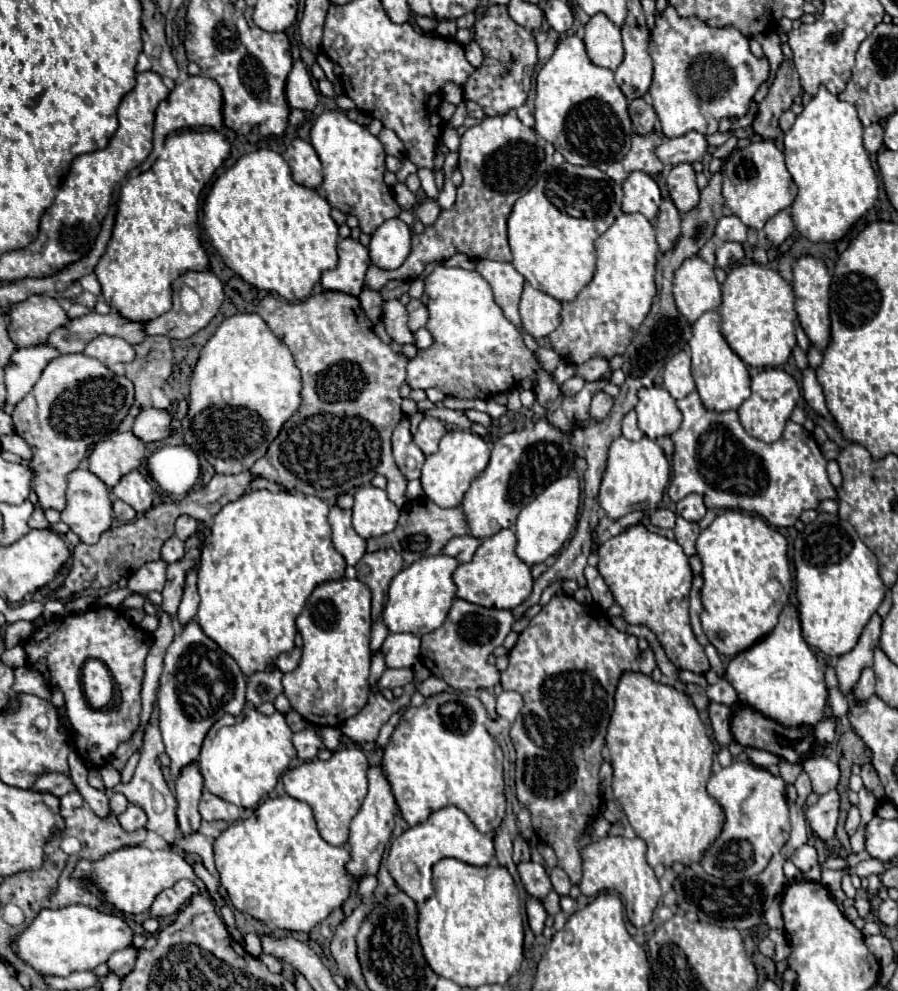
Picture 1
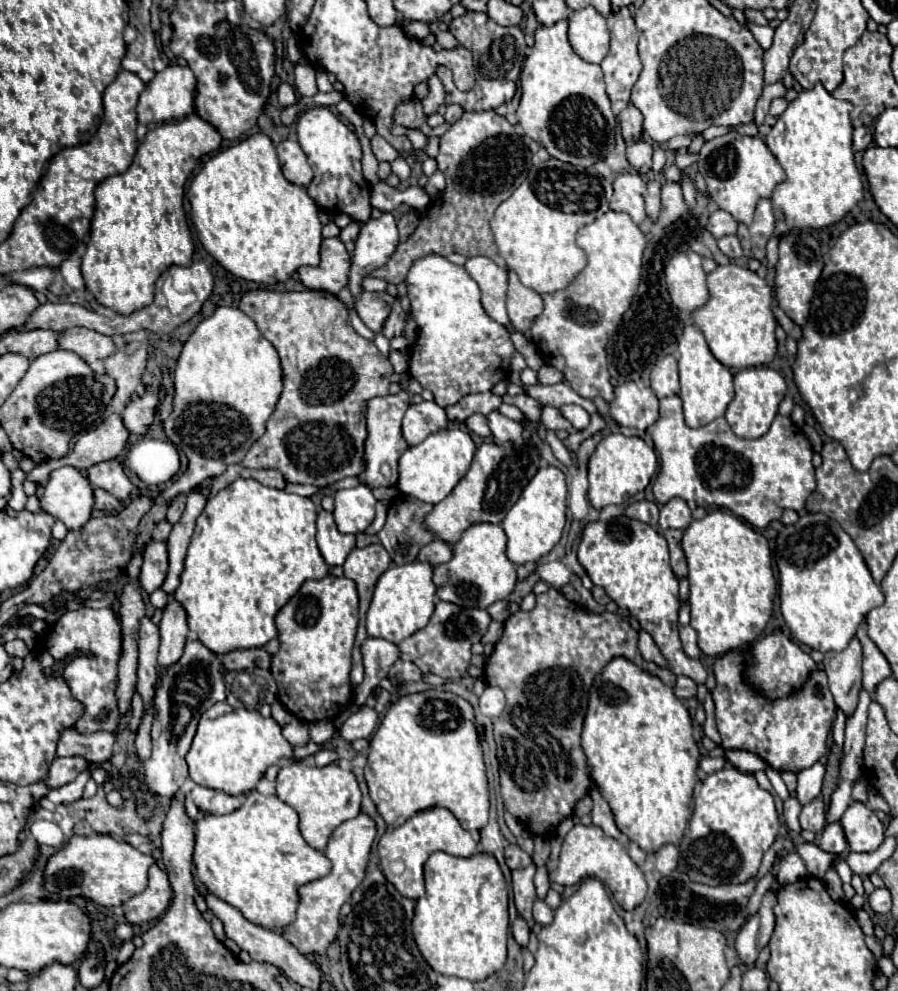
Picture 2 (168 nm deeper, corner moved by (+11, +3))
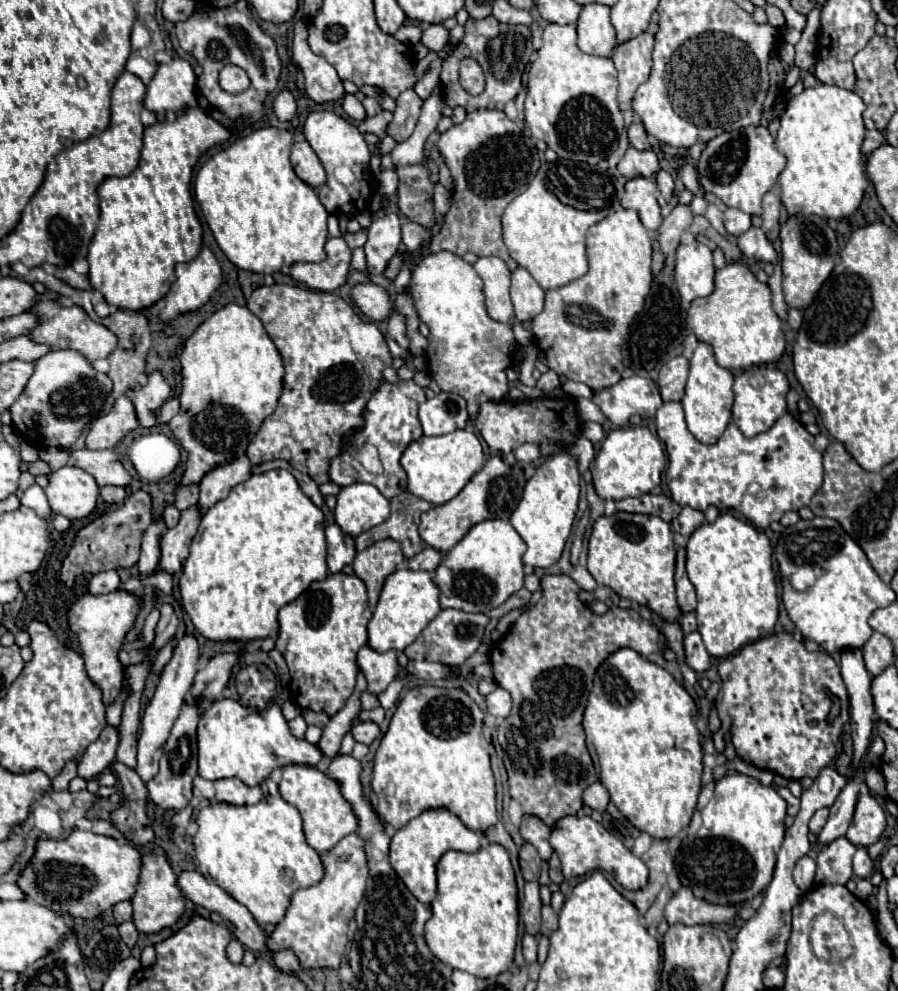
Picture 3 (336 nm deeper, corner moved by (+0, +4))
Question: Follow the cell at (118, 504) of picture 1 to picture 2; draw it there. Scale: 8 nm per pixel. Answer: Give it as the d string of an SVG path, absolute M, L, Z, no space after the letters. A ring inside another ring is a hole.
M95 489L95 509L103 513L115 513L121 509L121 501L103 489Z

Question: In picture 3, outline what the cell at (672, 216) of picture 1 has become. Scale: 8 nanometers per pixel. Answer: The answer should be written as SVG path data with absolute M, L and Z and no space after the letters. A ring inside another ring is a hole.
M660 170L656 175L656 182L663 199L666 203L669 202L668 199L672 198L675 188L673 176L665 170Z

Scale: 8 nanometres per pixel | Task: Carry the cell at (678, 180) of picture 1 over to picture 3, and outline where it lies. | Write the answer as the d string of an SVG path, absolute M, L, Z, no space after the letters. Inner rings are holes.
M678 202L678 204L674 206L674 210L664 218L662 226L654 232L654 236L656 236L658 242L660 242L662 252L664 252L666 256L672 254L672 252L678 248L680 236L682 236L682 232L692 224L692 218L694 218L694 214L692 214L690 206Z

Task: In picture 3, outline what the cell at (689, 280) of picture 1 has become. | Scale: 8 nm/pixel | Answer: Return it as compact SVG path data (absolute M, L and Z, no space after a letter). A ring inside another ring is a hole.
M694 240L678 246L674 278L682 300L692 302L710 296L714 292L714 272L712 250L706 244Z

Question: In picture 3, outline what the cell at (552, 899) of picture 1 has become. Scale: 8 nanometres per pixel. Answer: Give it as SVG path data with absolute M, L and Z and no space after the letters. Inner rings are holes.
M544 906L542 908L542 934L552 934L554 930L558 928L558 914L550 908L550 906Z

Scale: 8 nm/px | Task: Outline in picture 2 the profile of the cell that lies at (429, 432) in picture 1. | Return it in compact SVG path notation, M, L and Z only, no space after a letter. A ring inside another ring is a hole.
M423 401L419 405L411 403L405 417L403 417L403 437L409 445L417 445L421 443L423 439L427 439L431 433L437 433L441 429L445 429L449 425L449 419L447 419L447 413L443 407L439 407L435 401Z

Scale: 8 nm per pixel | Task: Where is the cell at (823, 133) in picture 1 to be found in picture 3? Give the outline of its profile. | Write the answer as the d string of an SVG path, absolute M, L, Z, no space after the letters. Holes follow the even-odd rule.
M816 84L794 96L782 118L776 136L776 148L786 156L786 168L782 170L780 200L788 216L822 216L840 220L854 214L860 206L868 178L862 166L862 140L864 140L864 102L850 90Z

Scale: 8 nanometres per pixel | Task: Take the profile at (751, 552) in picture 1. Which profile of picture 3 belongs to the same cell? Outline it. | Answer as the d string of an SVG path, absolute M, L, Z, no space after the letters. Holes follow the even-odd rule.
M724 512L714 524L698 526L686 550L686 572L698 596L698 632L710 656L730 656L744 644L774 632L778 588L772 572L772 544L762 530Z

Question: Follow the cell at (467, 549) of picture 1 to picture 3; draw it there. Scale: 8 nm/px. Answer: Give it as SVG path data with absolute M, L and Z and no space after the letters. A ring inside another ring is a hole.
M428 546L420 554L416 554L412 560L408 560L408 566L412 570L428 570L428 572L432 572L432 570L438 568L440 562L442 562L442 552Z

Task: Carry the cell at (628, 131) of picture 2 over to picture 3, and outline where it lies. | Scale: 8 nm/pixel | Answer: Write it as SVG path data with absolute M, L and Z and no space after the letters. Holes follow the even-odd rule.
M632 122L628 126L628 140L630 140L630 146L634 146L638 150L648 150L650 148L648 134L646 134L646 128L644 128L642 122Z

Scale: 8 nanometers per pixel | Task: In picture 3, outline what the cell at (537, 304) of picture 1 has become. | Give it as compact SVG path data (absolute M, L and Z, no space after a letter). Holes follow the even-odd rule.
M516 268L512 272L512 304L516 320L528 322L544 308L544 290L538 286L538 282L530 276L526 268Z

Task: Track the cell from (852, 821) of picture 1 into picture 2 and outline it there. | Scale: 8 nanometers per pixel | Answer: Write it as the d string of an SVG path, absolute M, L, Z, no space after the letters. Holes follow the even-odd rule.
M839 823L827 825L823 829L819 841L817 841L817 847L821 851L831 851L831 853L843 853L843 851L847 851L847 841L845 841L841 825Z

